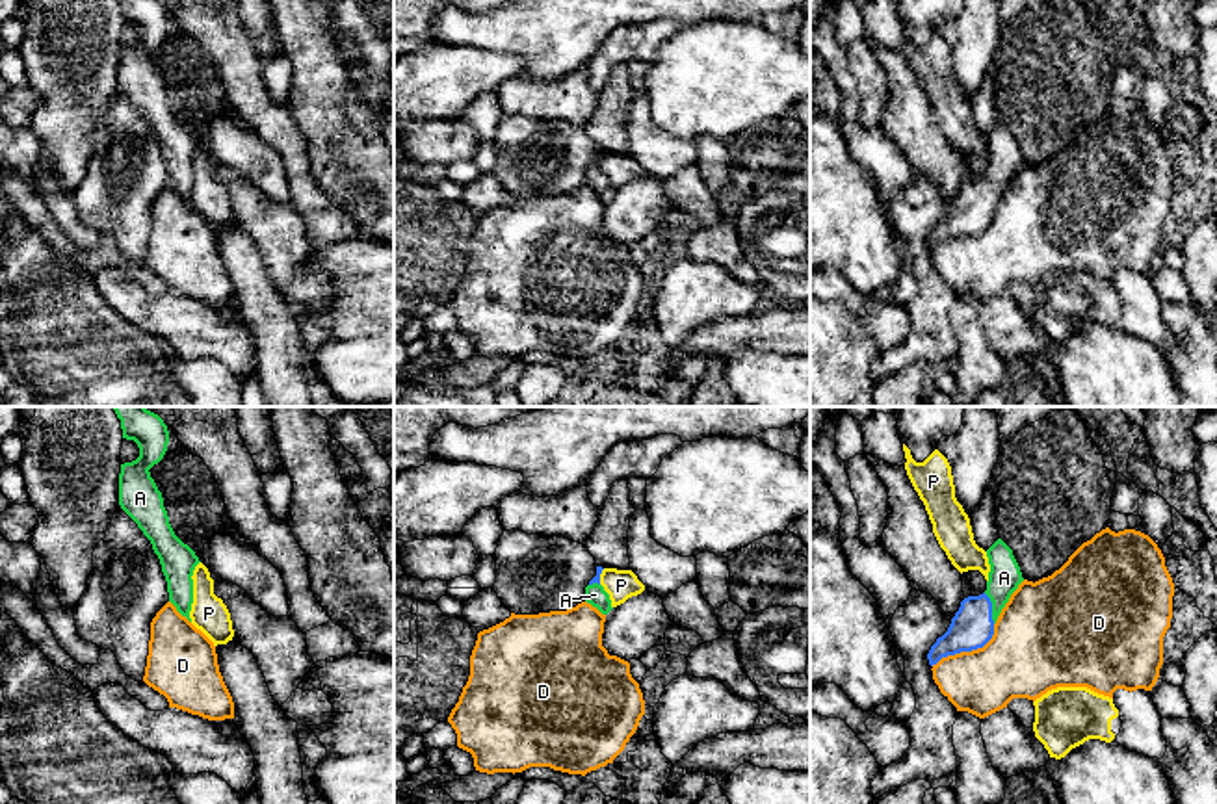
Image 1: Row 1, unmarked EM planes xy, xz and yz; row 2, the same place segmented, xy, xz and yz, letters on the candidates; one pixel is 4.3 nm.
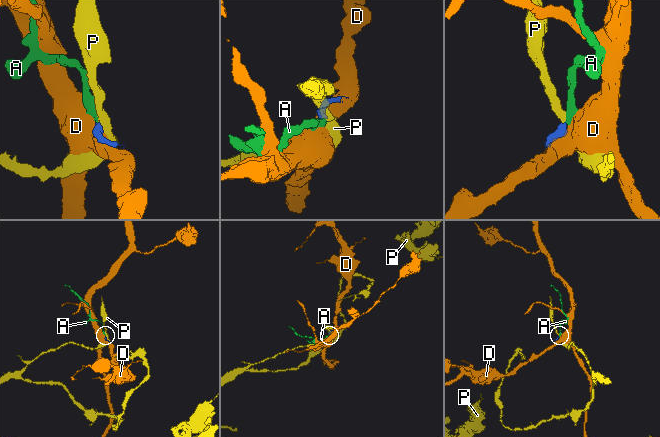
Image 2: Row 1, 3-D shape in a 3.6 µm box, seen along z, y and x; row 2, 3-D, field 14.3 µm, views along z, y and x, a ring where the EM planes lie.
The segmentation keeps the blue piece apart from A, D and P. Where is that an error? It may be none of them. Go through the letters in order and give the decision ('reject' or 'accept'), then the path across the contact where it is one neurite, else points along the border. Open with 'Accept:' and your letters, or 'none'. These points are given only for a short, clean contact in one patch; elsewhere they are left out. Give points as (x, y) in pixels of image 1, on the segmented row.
Accept: A
A: accept; way yz (972, 626), (991, 608), (1004, 578)
D: reject
P: reject; border xz (604, 569), (599, 583)

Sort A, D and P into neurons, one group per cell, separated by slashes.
A / D / P

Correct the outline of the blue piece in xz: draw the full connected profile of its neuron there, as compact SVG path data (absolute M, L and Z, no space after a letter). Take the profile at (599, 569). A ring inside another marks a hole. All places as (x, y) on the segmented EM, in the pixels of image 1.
M596 566L596 576L585 587L585 602L596 607L602 615L608 615L611 607L609 594L600 585L602 566Z

